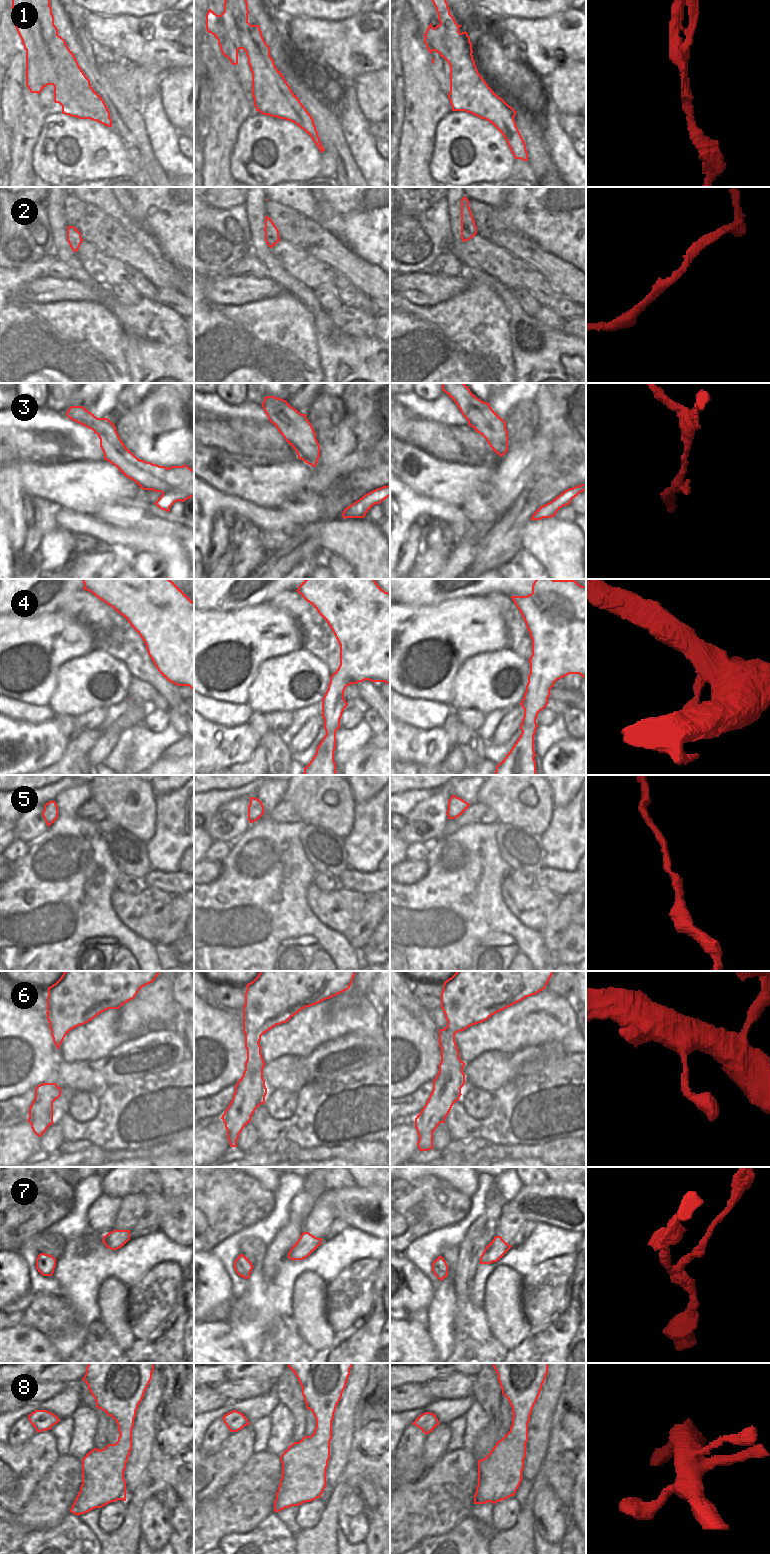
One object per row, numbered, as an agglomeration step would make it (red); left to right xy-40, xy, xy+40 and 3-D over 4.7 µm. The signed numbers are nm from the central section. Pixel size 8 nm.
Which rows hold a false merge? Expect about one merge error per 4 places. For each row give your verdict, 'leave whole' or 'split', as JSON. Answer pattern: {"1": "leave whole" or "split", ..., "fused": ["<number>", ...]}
{"1": "split", "2": "leave whole", "3": "leave whole", "4": "leave whole", "5": "leave whole", "6": "leave whole", "7": "split", "8": "leave whole", "fused": ["1", "7"]}

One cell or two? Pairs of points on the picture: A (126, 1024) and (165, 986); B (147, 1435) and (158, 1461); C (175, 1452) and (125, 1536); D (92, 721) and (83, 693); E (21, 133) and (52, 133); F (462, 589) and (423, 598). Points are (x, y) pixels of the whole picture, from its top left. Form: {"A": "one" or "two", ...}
{"A": "one", "B": "two", "C": "one", "D": "two", "E": "two", "F": "one"}

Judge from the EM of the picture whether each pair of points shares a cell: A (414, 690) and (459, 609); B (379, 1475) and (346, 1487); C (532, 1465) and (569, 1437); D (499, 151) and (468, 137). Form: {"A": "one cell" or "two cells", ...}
{"A": "one cell", "B": "one cell", "C": "two cells", "D": "one cell"}

